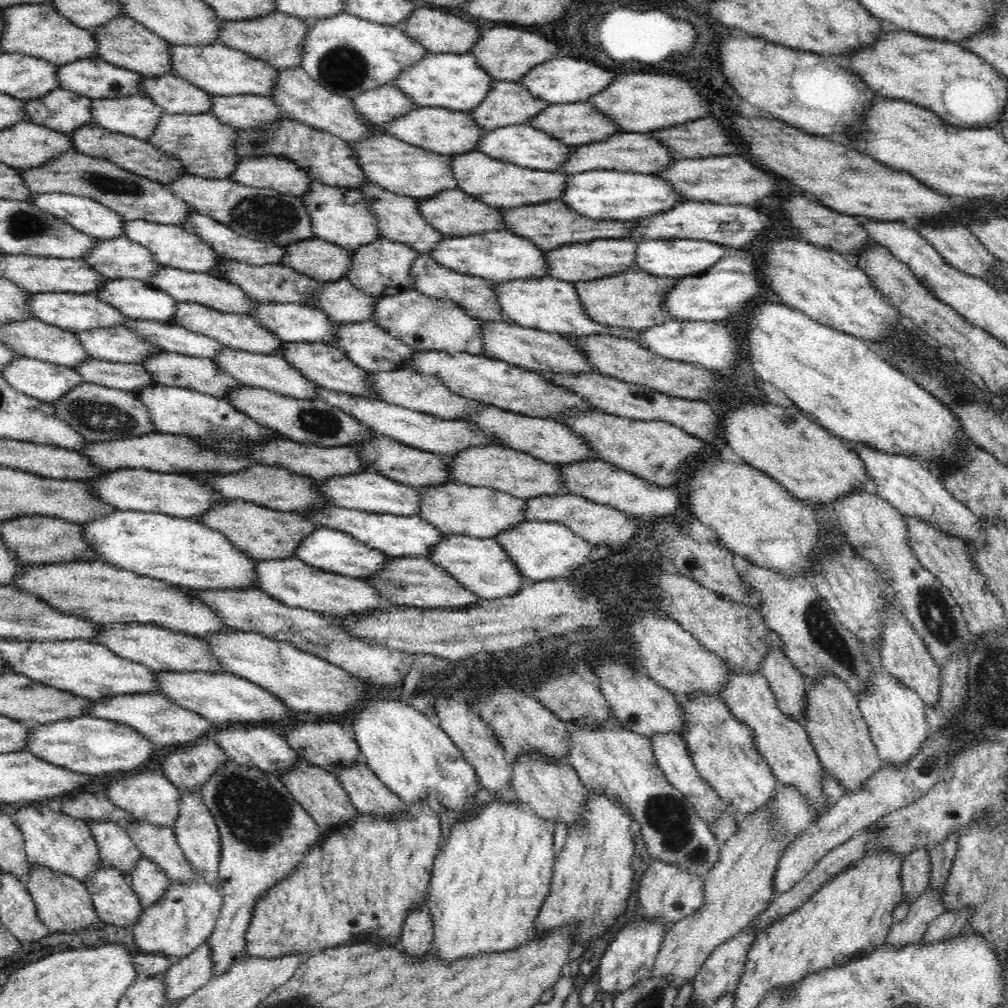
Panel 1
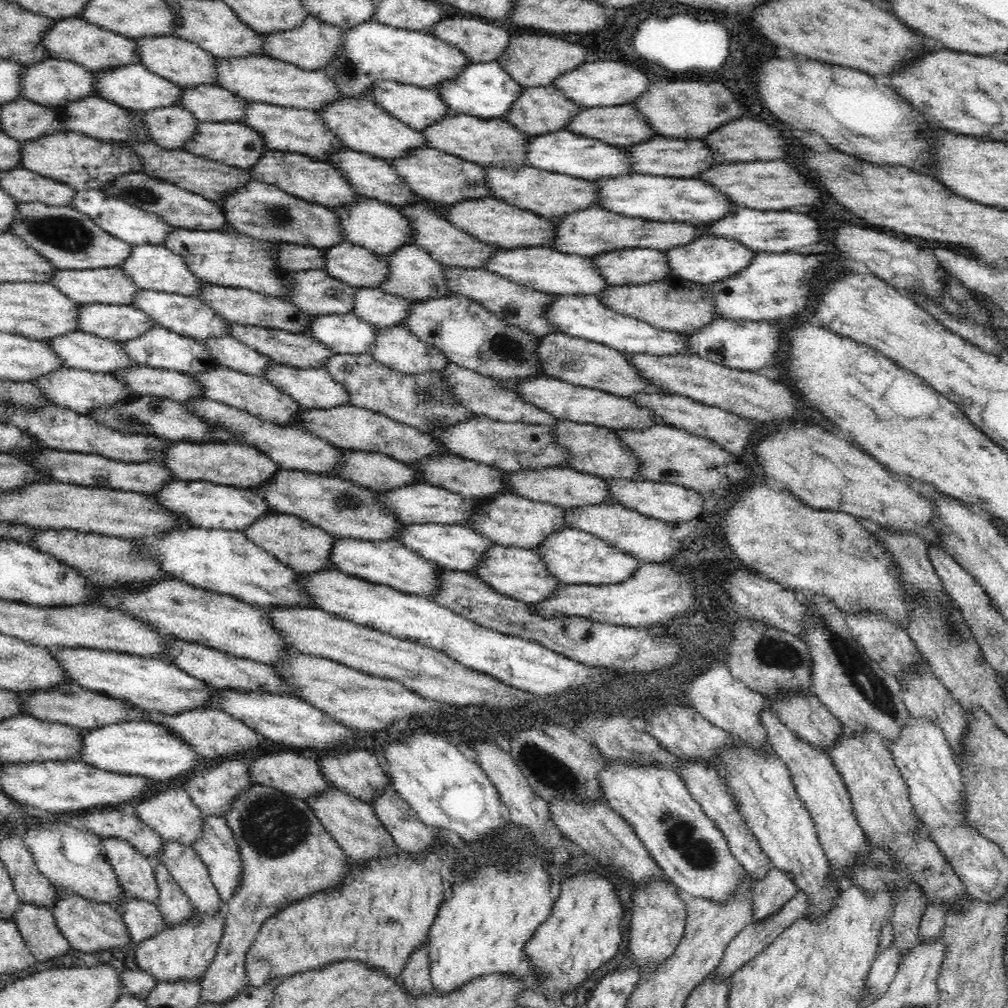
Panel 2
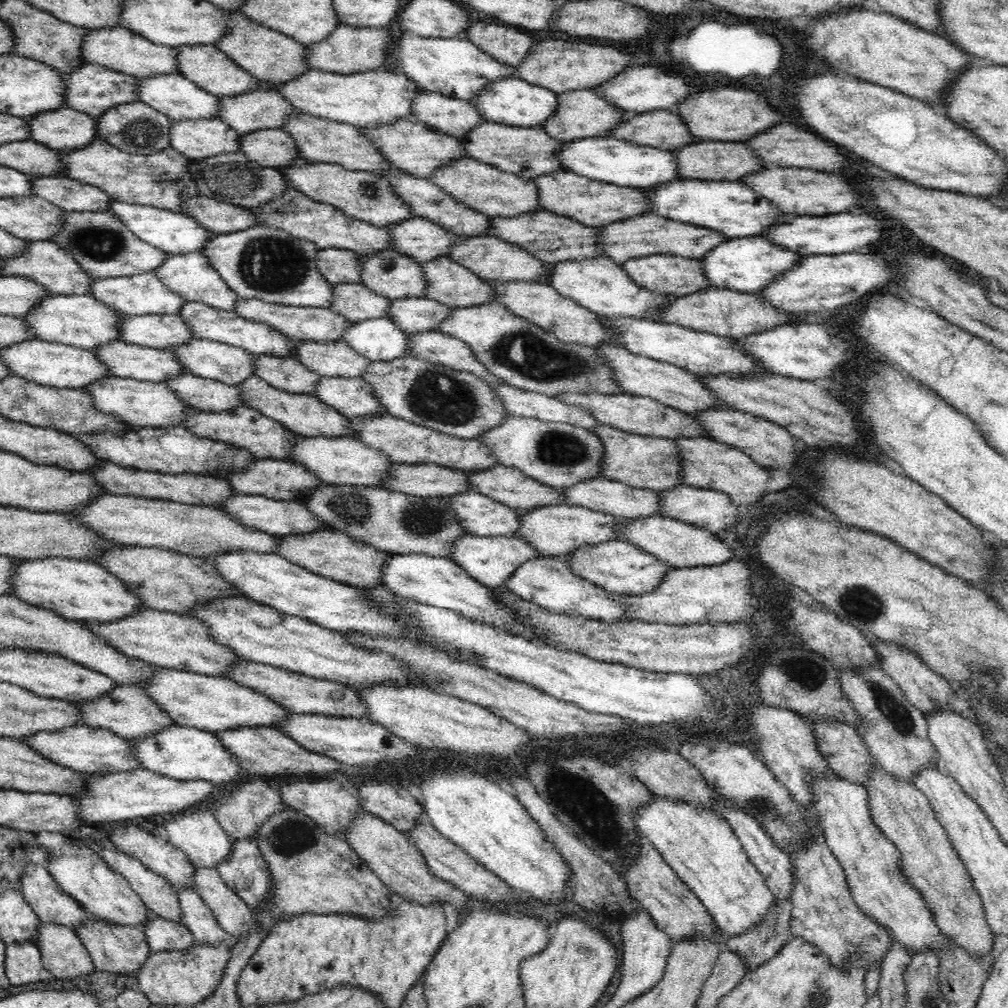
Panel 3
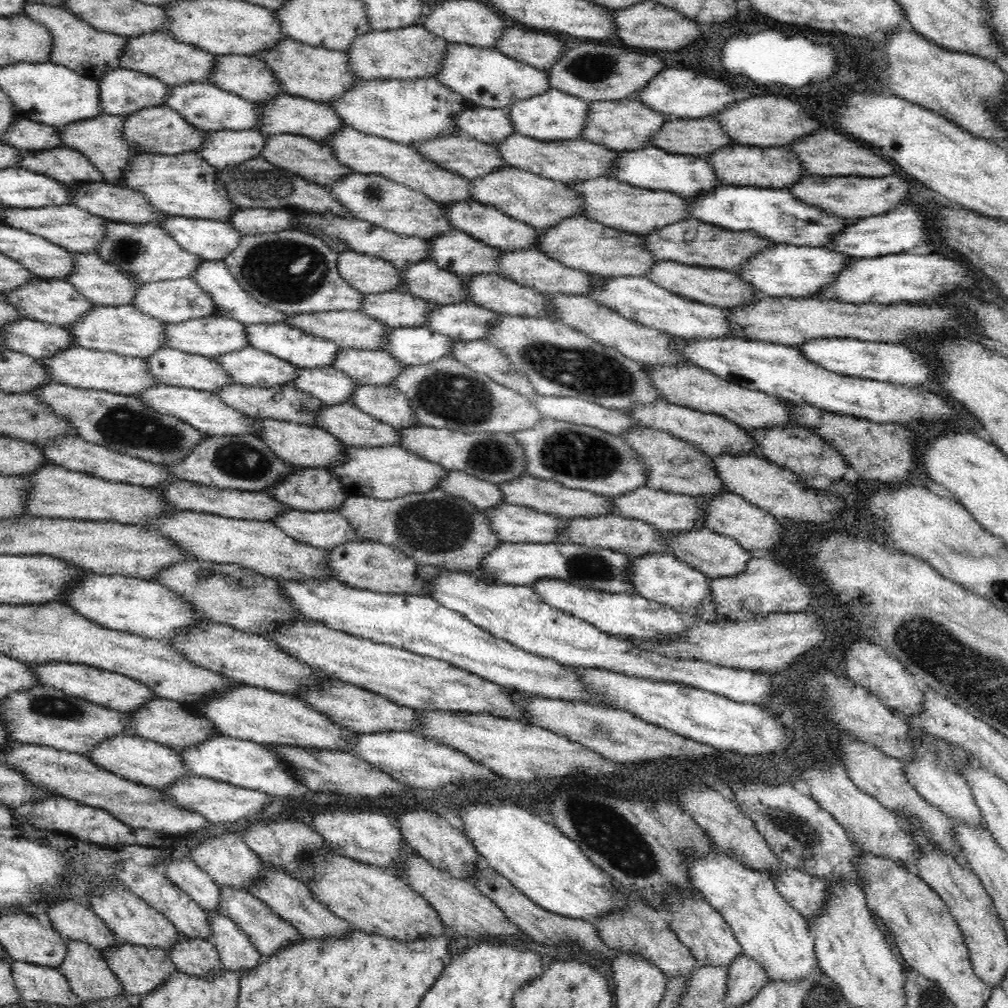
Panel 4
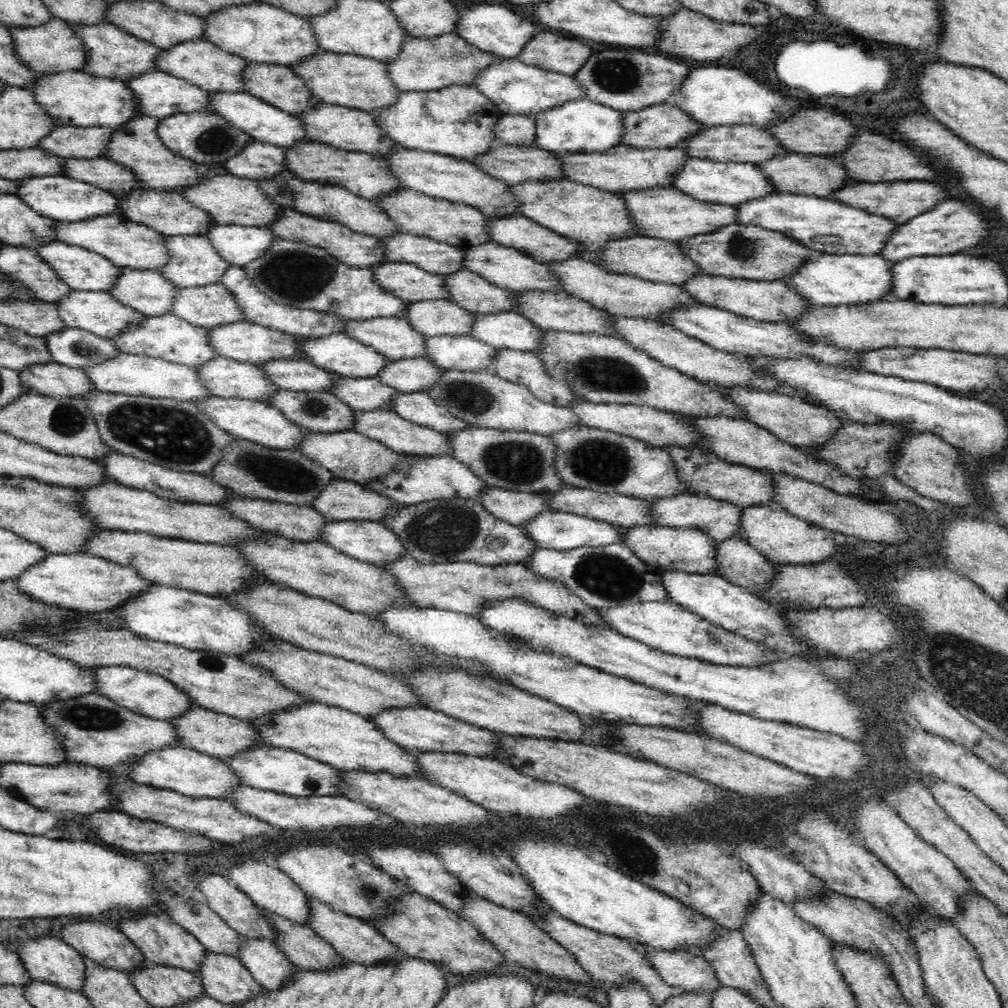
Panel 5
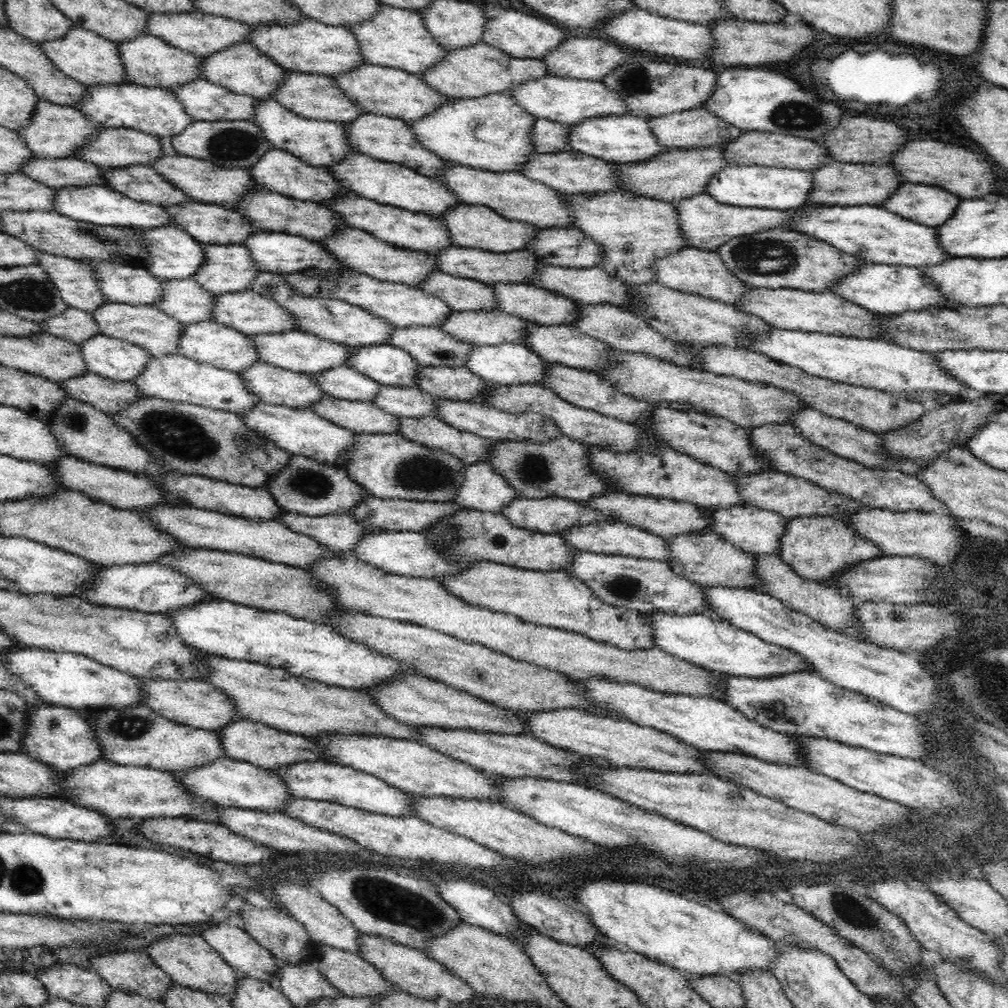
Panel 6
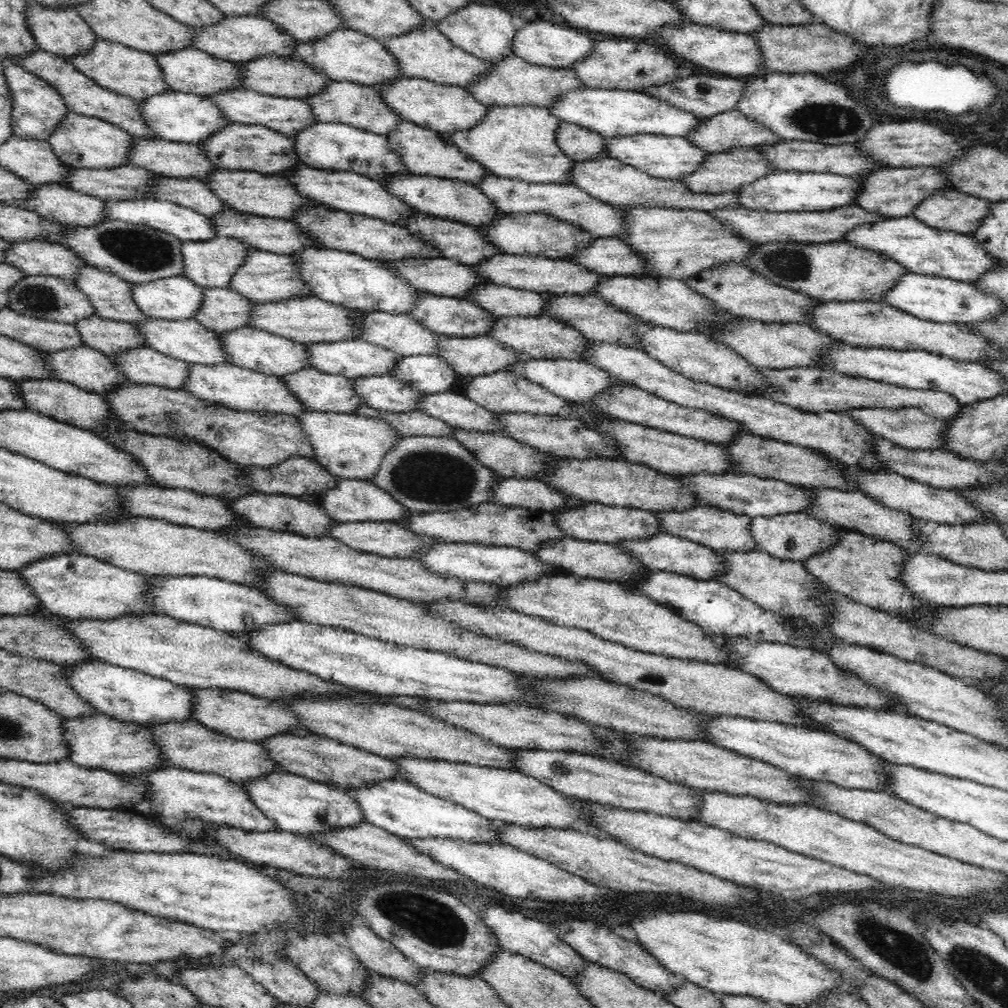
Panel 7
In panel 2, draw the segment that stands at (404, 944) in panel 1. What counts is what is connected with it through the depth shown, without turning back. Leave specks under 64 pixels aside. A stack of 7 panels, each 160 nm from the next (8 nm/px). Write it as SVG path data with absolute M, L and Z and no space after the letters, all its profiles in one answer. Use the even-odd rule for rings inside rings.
M420 945L416 952L410 954L412 958L406 962L406 968L402 972L402 982L408 988L412 996L428 994L434 990L430 980L430 958L428 947Z

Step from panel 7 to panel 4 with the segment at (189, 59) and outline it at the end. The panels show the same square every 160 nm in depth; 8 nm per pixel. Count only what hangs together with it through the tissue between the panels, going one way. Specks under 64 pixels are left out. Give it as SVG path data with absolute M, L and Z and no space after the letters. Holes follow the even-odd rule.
M26 3L23 14L45 26L54 37L49 61L65 66L80 76L97 79L104 72L119 67L120 55L126 51L128 40L124 36L100 32L79 16L66 10L63 6L42 3Z

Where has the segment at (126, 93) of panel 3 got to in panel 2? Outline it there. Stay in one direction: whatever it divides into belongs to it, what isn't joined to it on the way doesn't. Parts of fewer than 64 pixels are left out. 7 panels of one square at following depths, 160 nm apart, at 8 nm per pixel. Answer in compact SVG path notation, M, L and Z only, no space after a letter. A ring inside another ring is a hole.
M46 57L37 63L24 63L21 74L21 96L46 107L60 108L66 103L94 96L99 97L93 74L71 60Z

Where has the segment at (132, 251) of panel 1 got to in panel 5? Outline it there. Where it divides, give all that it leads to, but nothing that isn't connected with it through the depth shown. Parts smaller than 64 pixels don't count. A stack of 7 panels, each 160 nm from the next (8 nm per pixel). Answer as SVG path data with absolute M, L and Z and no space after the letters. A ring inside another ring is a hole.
M230 265L228 270L221 276L219 283L235 296L237 305L243 310L244 318L248 322L279 330L296 337L322 338L332 333L343 334L345 329L347 319L336 316L332 312L316 312L315 310L294 308L288 304L274 302L270 297L260 292L255 284L252 284L241 266Z

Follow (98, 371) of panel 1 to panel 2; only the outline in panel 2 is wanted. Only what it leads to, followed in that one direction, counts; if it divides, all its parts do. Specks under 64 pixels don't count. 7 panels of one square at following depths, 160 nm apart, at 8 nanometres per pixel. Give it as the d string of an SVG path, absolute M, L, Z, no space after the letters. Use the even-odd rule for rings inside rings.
M136 365L112 372L112 377L134 392L134 397L152 395L180 404L188 402L190 398L206 398L200 383L192 381L192 376L177 371Z

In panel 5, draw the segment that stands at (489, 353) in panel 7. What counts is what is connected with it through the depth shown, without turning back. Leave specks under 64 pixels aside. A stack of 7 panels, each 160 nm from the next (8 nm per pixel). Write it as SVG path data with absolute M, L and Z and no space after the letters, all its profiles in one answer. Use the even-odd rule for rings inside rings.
M400 316L347 319L343 334L359 340L389 360L423 357L425 338Z

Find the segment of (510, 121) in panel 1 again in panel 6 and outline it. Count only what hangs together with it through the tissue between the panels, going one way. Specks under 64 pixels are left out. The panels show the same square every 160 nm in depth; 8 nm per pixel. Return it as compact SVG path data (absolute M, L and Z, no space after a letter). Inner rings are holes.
M696 107L688 111L673 112L669 115L650 117L647 120L650 125L650 130L657 137L657 141L668 148L708 148L711 146L722 146L736 140L744 130L738 128L713 112L707 111L704 108Z

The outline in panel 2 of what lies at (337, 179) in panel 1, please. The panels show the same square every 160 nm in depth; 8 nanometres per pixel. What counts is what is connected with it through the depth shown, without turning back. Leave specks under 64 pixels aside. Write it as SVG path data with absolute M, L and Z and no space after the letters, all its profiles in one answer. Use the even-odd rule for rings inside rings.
M342 147L334 151L326 161L342 172L342 177L346 177L350 181L352 188L361 196L378 199L397 208L402 205L410 205L412 207L414 205L422 205L422 207L426 205L426 207L438 211L445 218L444 205L429 202L413 194L410 187L402 181L402 177L398 177L398 172L394 170L394 167L390 166L390 163L384 159L373 157L371 154L358 152L348 147Z

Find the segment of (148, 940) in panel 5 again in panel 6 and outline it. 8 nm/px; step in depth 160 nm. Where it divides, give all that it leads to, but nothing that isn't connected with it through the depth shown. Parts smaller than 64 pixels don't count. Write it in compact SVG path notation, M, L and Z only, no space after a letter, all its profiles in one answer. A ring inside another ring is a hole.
M182 933L165 935L163 938L154 940L146 950L149 957L166 974L169 974L174 984L178 986L222 995L230 1000L236 994L238 970L231 967L220 953L204 940L202 935L188 936Z

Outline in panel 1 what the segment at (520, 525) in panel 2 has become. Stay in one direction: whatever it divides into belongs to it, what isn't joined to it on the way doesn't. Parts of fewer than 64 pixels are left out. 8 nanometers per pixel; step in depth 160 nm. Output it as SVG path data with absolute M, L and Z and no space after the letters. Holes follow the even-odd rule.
M450 481L436 487L419 487L419 492L422 502L418 517L438 527L440 532L476 538L495 538L504 529L528 521L524 499L490 487L468 486Z

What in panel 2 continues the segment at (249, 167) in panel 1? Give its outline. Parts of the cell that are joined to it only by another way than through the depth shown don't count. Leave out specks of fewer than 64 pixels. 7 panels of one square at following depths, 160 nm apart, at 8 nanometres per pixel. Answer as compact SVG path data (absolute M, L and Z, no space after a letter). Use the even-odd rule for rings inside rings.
M266 149L249 171L252 172L254 181L277 186L300 199L323 204L330 208L341 207L346 203L352 204L358 197L364 197L357 194L350 185L350 181L342 177L342 172L329 162L314 160L300 153Z

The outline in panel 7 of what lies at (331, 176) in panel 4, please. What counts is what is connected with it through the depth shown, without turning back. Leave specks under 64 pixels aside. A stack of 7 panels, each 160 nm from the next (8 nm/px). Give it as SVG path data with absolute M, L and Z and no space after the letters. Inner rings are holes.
M406 174L402 176L392 176L382 180L382 185L394 196L403 200L406 204L415 208L415 210L442 217L443 219L452 219L468 225L489 225L498 217L504 214L497 211L493 200L490 200L477 185L466 183L457 179L442 179L434 176Z

